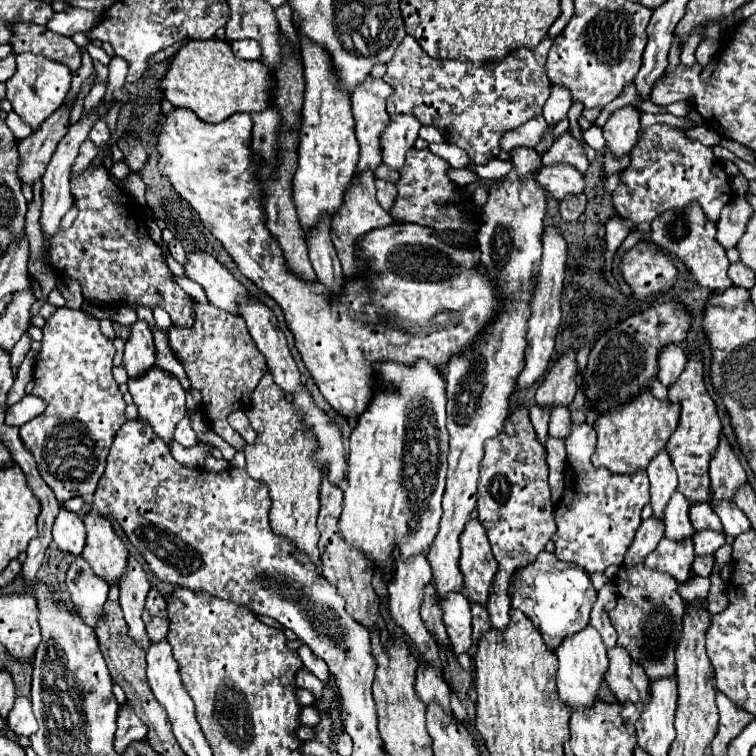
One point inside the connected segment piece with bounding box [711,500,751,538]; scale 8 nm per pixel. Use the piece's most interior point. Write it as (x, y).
(734, 521)

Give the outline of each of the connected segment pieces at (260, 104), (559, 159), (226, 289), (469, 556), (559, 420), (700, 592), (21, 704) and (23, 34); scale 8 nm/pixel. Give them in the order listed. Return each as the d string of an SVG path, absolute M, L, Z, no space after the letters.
M187 38L173 56L159 86L173 106L191 108L205 122L221 122L235 112L261 112L271 100L269 92L265 92L269 88L269 72L265 72L265 66L235 58L229 42L215 38Z
M567 132L561 138L557 138L553 142L553 146L543 154L543 166L553 166L553 164L571 164L583 176L589 170L589 160L585 156L583 146L573 136L569 136Z
M197 252L197 254L187 254L187 264L185 264L187 278L195 280L205 288L205 294L209 302L229 314L239 316L239 298L249 300L251 294L245 290L243 284L239 284L231 272L221 266L211 254Z
M469 520L461 534L461 558L459 568L465 578L461 594L471 604L485 606L489 600L489 588L497 574L497 562L493 558L487 532L479 520Z
M557 406L551 412L551 422L549 422L549 434L557 438L567 438L571 434L571 416L567 406Z
M691 576L685 584L681 584L677 588L677 594L685 600L685 602L695 602L695 600L705 600L707 594L709 594L709 578L697 578L697 576Z
M17 696L15 698L15 706L11 708L11 712L7 716L7 722L9 722L9 728L15 734L31 736L33 732L37 732L37 720L33 716L31 700L27 696Z
M17 24L11 40L13 52L41 54L53 62L67 64L73 72L81 66L81 48L67 36L51 32L47 26Z

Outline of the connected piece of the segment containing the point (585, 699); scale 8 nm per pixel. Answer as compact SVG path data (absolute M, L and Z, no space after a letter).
M589 626L581 632L569 636L563 640L561 648L555 652L559 658L559 670L557 670L557 690L563 704L567 704L571 710L589 710L597 702L599 686L605 680L607 672L607 650L599 636L599 632Z

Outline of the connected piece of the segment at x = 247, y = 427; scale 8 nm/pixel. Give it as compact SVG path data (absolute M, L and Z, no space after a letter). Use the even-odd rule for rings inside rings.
M243 410L231 412L229 414L229 424L245 438L247 444L253 444L257 440L257 436L255 436L255 432L253 432L253 428L251 428L251 424L249 424L249 420L247 420L247 416L245 416Z

